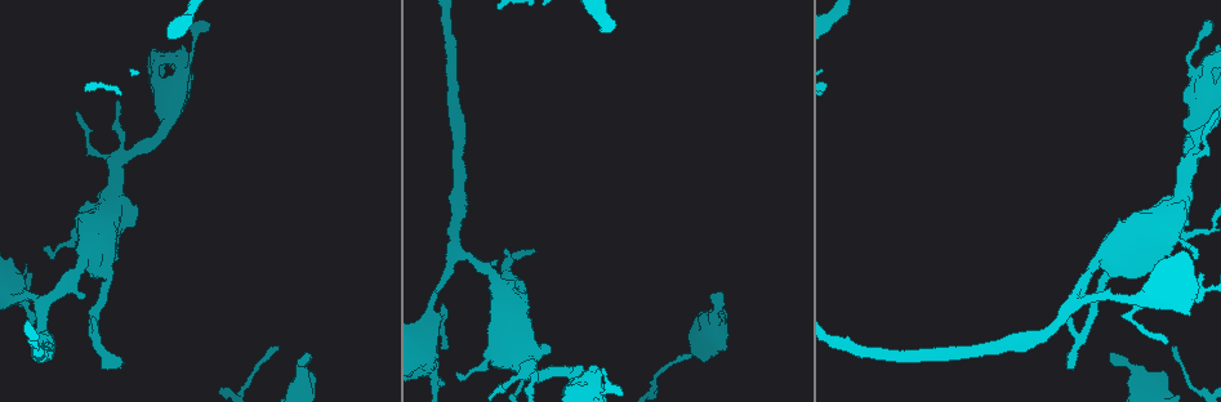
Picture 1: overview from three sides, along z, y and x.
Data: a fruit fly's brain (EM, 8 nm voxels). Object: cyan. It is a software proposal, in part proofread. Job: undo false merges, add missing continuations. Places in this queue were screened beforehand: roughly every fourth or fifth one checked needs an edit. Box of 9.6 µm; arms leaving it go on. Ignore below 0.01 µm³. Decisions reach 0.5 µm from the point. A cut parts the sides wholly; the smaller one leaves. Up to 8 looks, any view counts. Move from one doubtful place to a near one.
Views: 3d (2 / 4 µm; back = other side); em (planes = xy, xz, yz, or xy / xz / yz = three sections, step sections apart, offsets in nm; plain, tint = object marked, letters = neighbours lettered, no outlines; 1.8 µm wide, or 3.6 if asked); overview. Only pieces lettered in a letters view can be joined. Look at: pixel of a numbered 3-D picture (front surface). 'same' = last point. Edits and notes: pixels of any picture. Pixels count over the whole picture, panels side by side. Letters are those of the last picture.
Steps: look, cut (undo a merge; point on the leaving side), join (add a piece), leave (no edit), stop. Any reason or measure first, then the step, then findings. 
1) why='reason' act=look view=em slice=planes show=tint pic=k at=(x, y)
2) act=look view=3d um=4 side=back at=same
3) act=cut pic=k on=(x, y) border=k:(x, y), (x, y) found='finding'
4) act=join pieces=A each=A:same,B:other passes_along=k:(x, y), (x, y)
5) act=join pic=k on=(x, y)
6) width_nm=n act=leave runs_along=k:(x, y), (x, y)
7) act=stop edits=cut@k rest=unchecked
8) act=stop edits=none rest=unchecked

why='sudden change in width' act=look view=3d um=4 pic=1 at=(1183, 233)

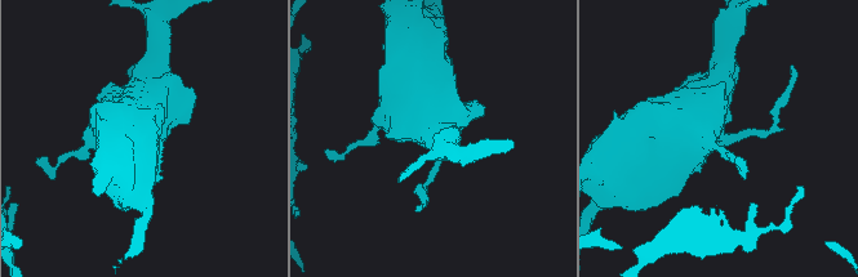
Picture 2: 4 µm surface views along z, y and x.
act=look view=em um=3.6 slice=yz step=4 show=tint at=same

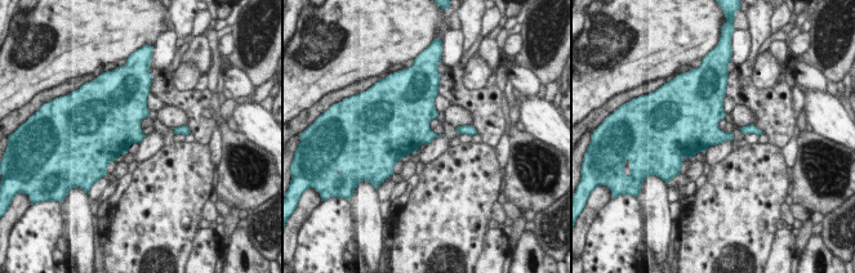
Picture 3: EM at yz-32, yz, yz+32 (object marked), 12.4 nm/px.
act=look view=em um=3.6 slice=planes show=letters at=same

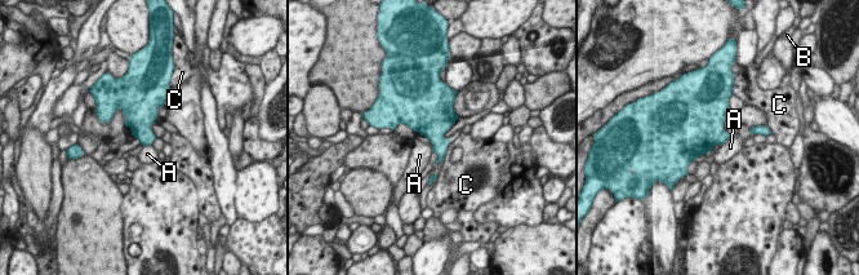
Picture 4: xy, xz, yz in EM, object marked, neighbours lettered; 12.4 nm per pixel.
width_nm=300 act=leave each=A:other,B:other,C:other border=4:(738, 134), (729, 138), (721, 146) found='continuous, no second neuron'

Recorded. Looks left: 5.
why='branch stops here' act=look view=3d um=4 pic=1 at=(530, 255)

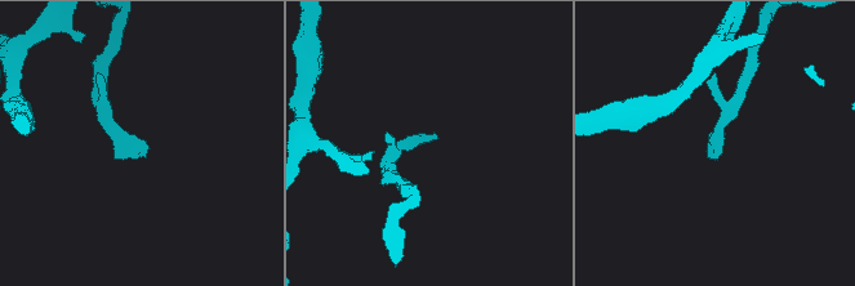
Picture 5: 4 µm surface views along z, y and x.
why='shape alone is not enough' act=look view=em slice=yz step=8 show=letters pic=5 at=(713, 154)

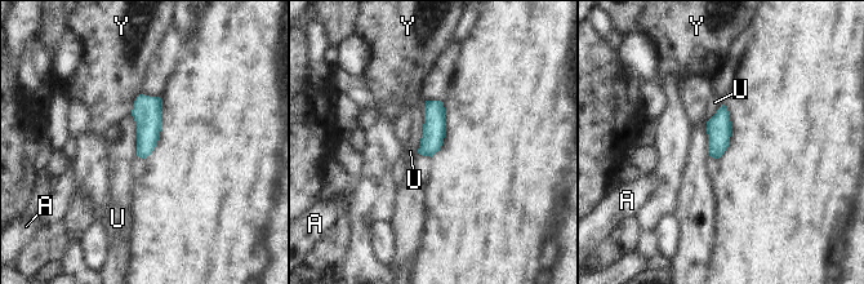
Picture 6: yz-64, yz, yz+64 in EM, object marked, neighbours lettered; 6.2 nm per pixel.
why='cut it another way' act=look view=em slice=planes show=letters at=same

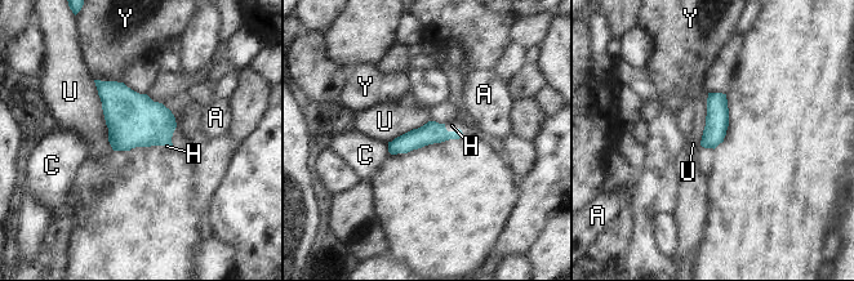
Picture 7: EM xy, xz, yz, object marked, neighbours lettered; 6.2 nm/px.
longest_contact=U:460nm act=join pieces=H each=A:other,C:other,H:same,U:other,Y:other passes_along=7:(432, 132), (454, 130), (452, 125) found='it goes on there'

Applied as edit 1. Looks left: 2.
act=stop edits=join@7 rest=unchecked

